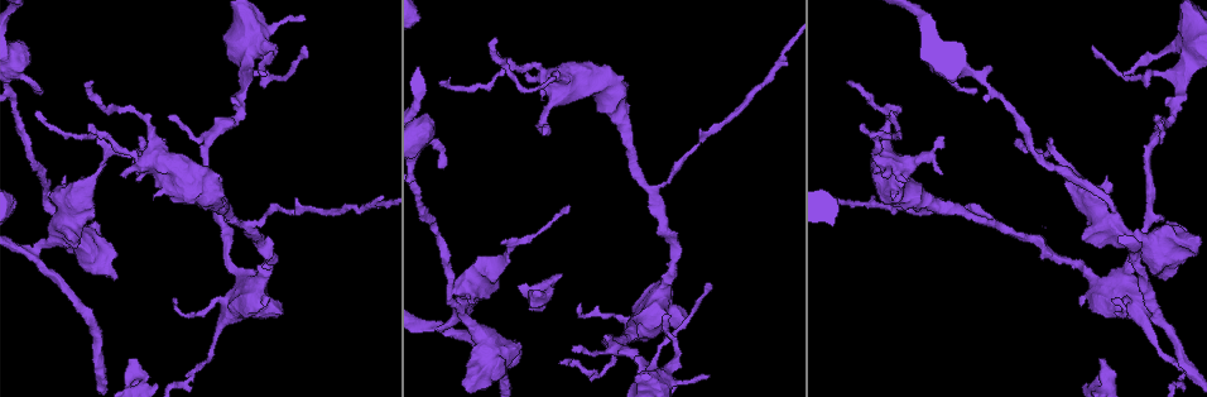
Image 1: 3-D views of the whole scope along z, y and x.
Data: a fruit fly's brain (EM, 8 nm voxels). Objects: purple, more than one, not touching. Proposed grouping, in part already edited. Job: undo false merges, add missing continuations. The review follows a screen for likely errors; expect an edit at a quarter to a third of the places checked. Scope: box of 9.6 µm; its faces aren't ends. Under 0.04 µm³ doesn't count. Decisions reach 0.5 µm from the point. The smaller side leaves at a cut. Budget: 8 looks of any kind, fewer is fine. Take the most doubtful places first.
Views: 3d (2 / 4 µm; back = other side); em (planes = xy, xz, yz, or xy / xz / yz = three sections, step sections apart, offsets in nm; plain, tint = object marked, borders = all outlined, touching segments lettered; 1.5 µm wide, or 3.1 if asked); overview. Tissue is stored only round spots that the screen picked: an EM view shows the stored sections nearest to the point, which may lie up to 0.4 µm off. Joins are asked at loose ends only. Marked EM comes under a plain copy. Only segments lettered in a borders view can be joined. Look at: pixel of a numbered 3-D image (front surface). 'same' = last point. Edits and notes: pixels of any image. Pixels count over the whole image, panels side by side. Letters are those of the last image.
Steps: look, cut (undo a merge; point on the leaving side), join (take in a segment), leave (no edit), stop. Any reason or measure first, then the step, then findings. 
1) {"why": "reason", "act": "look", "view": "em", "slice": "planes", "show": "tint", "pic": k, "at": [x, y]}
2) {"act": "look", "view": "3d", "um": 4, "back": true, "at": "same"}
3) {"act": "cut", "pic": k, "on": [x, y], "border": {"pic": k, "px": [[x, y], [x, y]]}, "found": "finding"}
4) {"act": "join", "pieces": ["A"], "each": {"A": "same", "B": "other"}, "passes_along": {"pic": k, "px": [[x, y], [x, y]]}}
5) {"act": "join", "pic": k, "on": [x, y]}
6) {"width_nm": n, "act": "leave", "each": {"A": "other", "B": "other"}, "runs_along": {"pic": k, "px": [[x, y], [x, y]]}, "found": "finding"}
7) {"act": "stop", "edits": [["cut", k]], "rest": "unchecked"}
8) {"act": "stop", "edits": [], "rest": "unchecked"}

{"why": "an open end", "act": "look", "view": "em", "slice": "yz", "step": 8, "show": "tint", "pic": 1, "at": [1105, 358]}

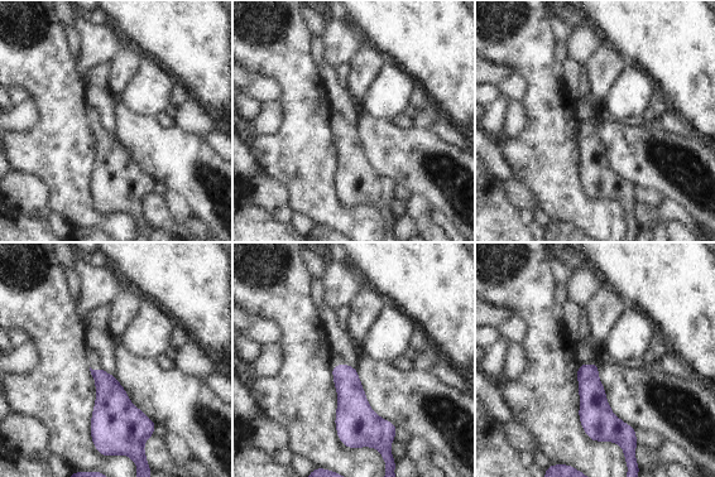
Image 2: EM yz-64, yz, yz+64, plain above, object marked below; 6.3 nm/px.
{"act": "look", "view": "em", "slice": "planes", "show": "borders", "at": "same"}

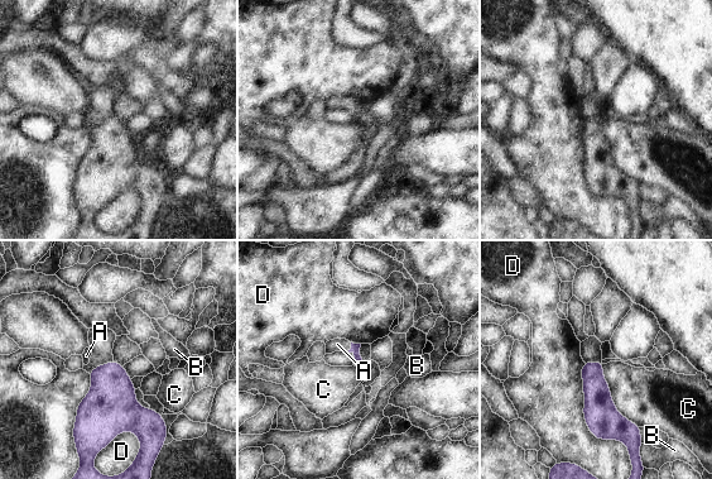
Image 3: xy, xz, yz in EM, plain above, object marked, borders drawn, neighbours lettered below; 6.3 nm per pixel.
{"act": "join", "pieces": ["A"], "each": {"A": "same", "B": "other", "C": "other", "D": "other"}, "passes_along": {"pic": 3, "px": [[355, 348], [351, 346], [337, 344]]}, "found": "it goes on there"}

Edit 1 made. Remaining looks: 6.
{"act": "look", "view": "3d", "um": 4, "pic": 1, "at": [667, 316]}

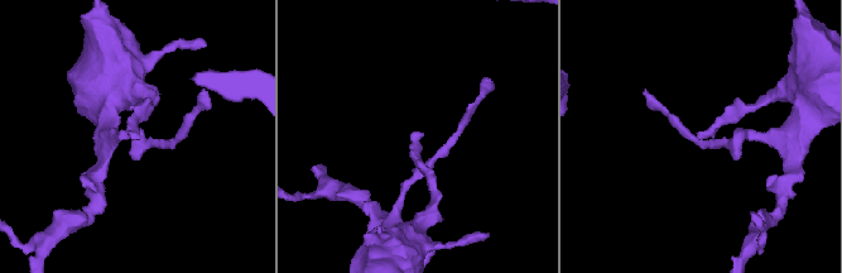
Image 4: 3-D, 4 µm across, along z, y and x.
{"act": "look", "view": "em", "slice": "planes", "show": "borders", "pic": 4, "at": [420, 134]}

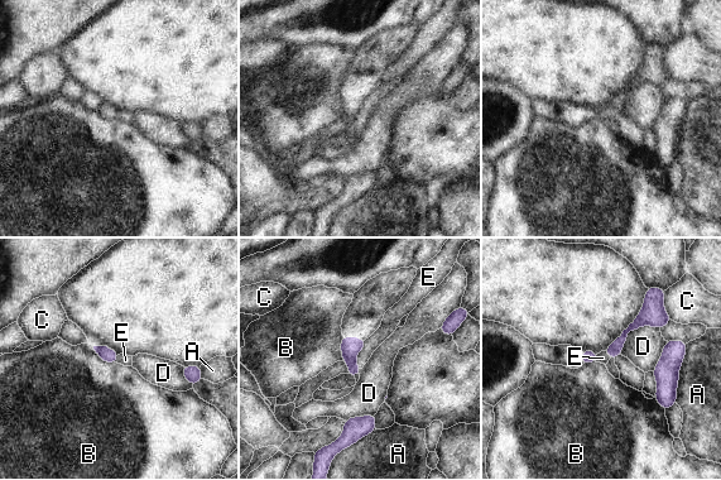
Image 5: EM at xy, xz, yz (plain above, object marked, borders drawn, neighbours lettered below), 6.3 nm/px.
{"act": "leave", "each": {"A": "other", "B": "other", "C": "other", "D": "other", "E": "other"}, "border": {"pic": 5, "px": [[366, 339], [356, 356], [361, 368]]}, "found": "no lettered segment goes on from it"}

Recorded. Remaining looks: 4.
{"act": "stop", "edits": [["join", 3]], "rest": "unchecked"}

